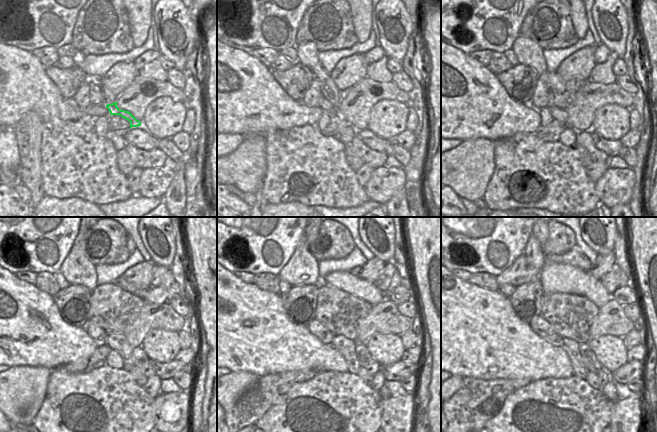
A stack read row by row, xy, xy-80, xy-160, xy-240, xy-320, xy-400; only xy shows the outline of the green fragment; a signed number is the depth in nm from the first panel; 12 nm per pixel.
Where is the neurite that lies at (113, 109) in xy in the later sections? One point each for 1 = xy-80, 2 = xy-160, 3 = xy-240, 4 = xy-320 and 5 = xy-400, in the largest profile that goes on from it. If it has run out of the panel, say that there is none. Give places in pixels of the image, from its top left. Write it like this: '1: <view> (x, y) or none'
1: xy-80 (307, 52)
2: xy-160 (528, 52)
3: xy-240 (76, 268)
4: xy-320 (302, 268)
5: xy-400 (520, 272)

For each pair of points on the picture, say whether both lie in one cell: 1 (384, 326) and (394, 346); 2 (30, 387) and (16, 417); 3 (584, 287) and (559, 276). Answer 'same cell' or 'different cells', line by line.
1: different cells
2: same cell
3: same cell

